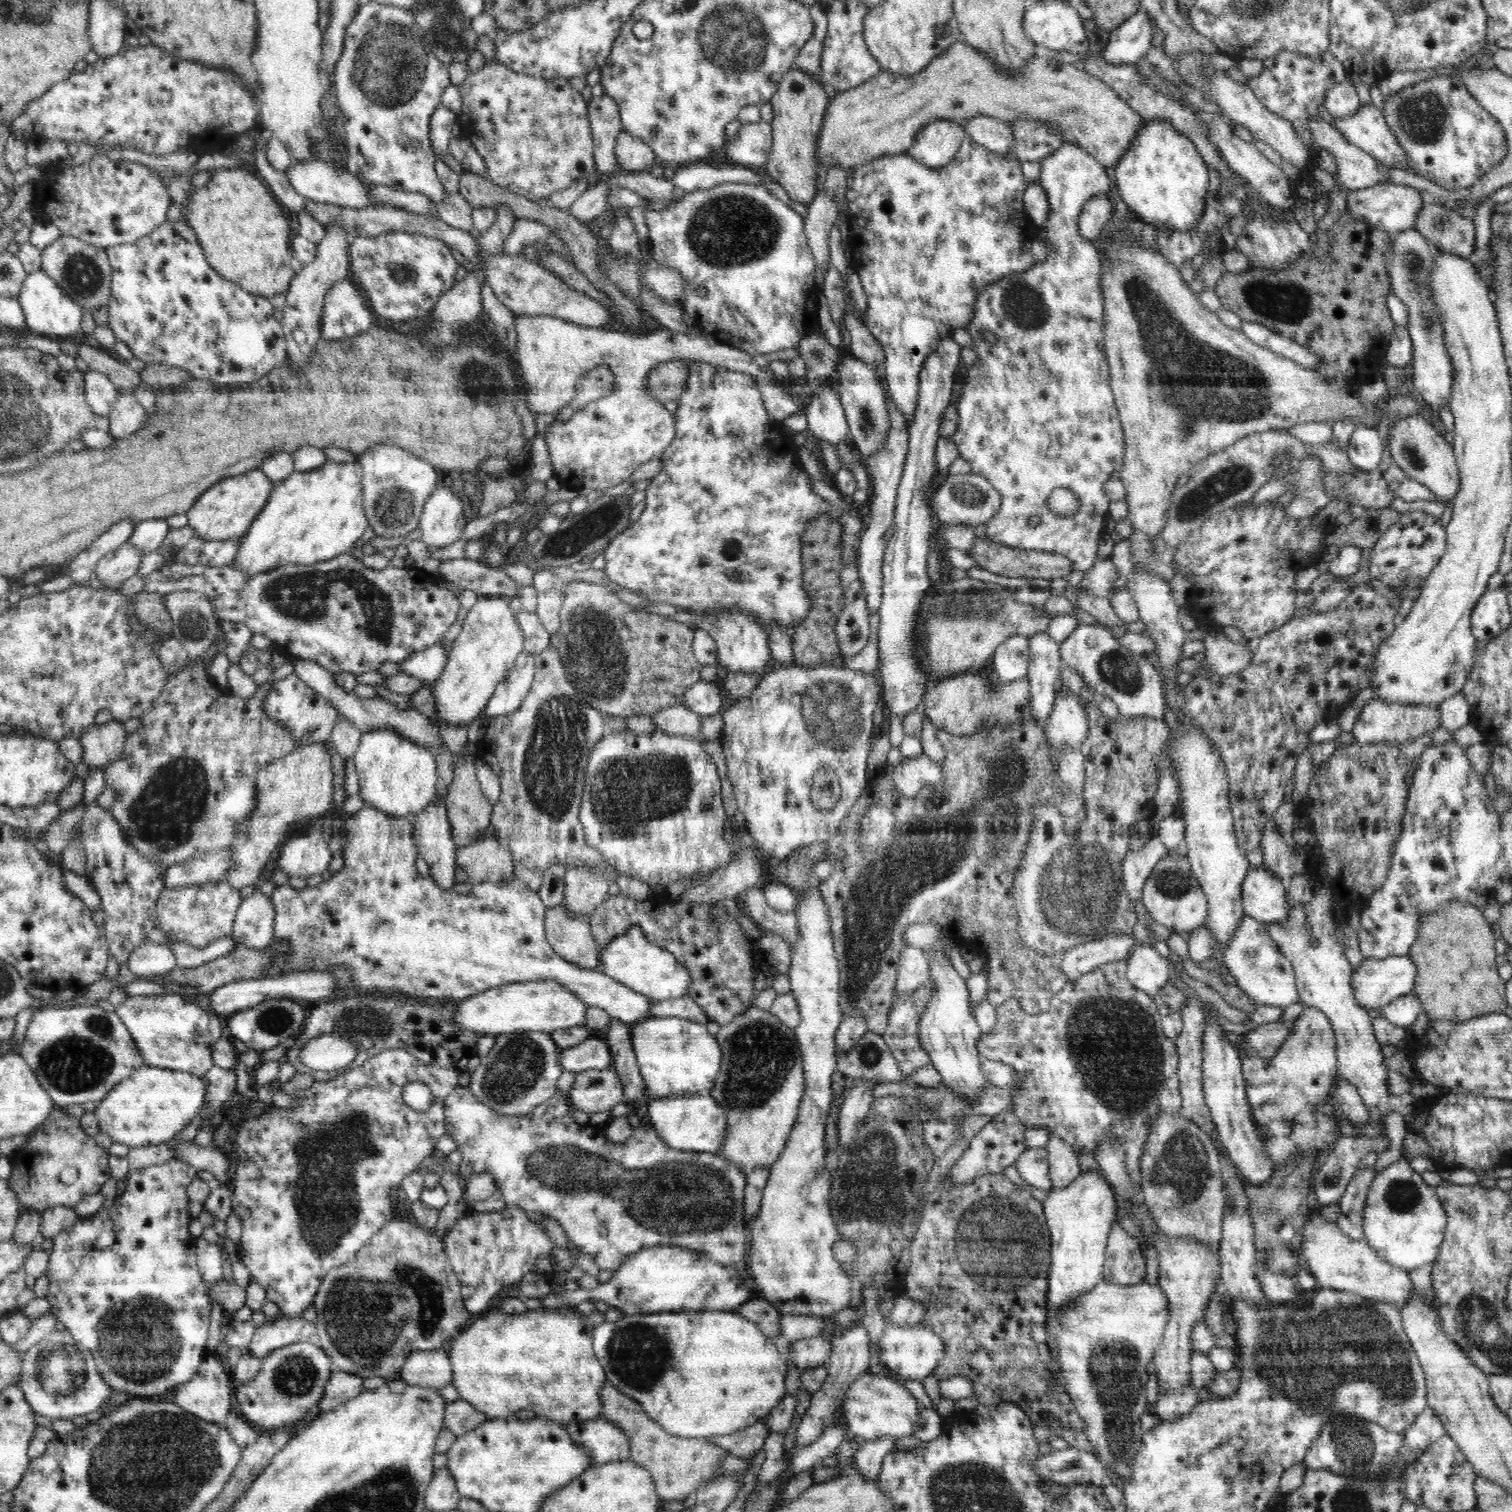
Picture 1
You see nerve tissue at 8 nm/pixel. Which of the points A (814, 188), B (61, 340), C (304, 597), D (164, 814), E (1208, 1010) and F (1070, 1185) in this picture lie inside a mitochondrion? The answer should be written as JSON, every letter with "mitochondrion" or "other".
{"A":"other","B":"other","C":"mitochondrion","D":"mitochondrion","E":"other","F":"other"}

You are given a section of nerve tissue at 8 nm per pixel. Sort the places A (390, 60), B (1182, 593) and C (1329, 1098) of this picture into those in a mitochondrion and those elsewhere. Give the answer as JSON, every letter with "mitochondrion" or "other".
{"A":"mitochondrion","B":"other","C":"other"}

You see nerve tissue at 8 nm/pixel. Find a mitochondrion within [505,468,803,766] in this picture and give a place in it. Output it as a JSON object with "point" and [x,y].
{"point":[598,664]}

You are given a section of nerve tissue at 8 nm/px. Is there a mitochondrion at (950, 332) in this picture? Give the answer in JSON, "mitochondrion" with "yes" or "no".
{"mitochondrion":"no"}

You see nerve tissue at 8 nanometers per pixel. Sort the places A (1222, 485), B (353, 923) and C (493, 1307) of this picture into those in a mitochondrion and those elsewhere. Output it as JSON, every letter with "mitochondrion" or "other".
{"A":"mitochondrion","B":"other","C":"other"}

